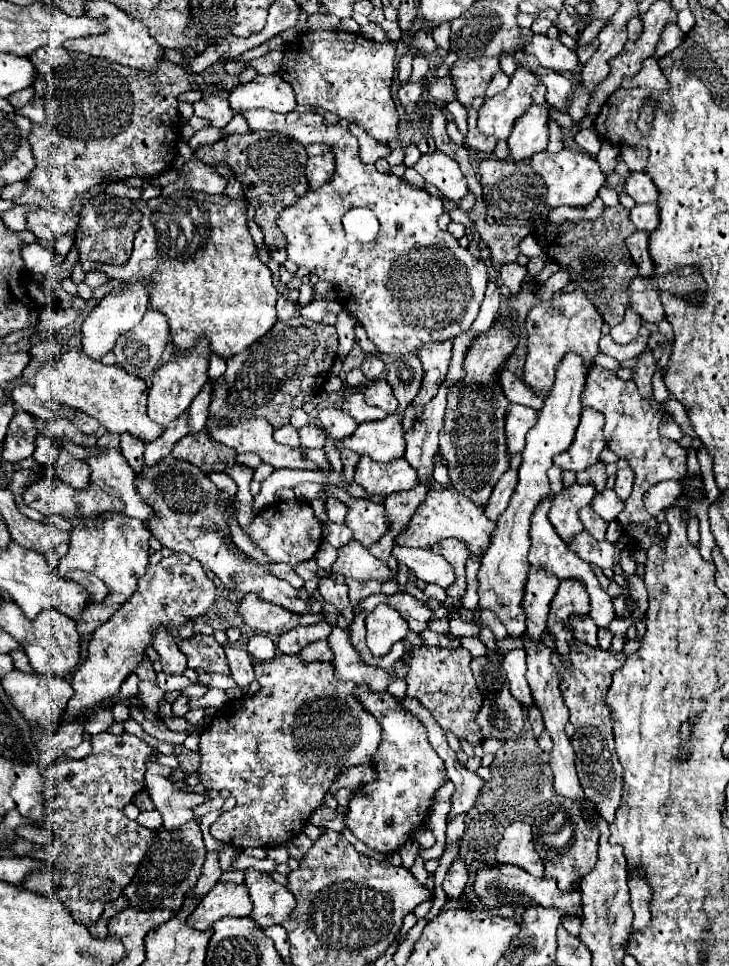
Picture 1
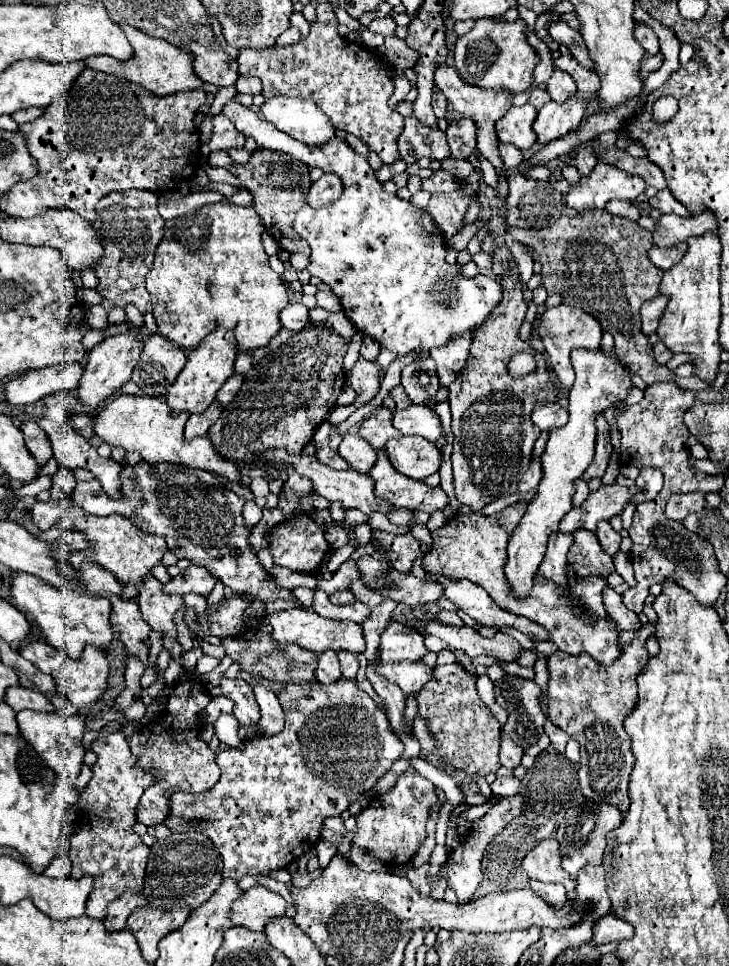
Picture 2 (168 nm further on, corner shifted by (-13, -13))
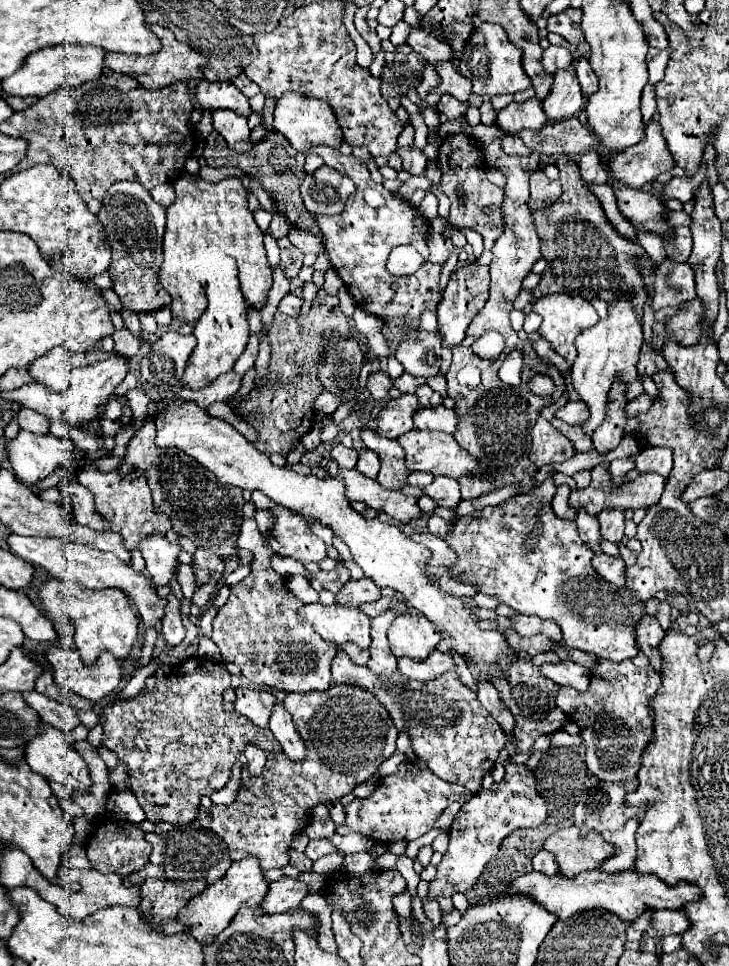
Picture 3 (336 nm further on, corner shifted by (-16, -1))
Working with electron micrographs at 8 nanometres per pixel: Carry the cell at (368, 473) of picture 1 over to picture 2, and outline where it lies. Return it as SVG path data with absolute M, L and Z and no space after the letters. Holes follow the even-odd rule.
M379 451L377 463L369 475L375 481L375 495L393 503L397 509L433 513L447 505L447 495L441 487L429 487L423 481L397 473L385 451Z

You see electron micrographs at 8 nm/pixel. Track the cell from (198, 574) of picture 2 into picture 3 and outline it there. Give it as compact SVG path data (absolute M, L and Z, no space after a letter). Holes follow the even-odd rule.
M196 549L194 553L194 565L208 569L212 573L222 573L224 571L224 559L210 549Z

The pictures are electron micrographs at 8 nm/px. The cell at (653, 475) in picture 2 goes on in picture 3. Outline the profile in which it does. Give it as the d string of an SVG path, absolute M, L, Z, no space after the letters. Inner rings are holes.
M646 447L636 457L636 469L640 473L658 473L668 477L672 471L672 451L668 451L668 447Z

